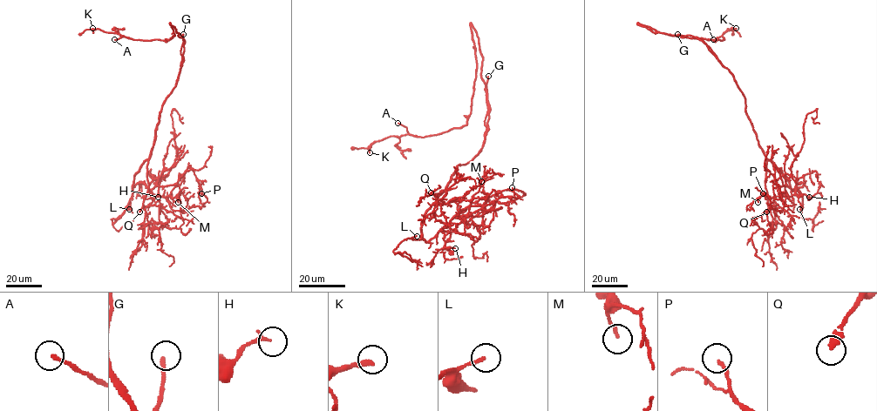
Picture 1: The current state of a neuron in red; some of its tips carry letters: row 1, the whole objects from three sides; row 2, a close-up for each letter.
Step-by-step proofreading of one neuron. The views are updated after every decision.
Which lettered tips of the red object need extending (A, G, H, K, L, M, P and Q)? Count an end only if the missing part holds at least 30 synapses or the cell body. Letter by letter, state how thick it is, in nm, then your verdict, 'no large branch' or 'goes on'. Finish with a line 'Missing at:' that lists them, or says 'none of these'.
A: calibre 150 nm; goes on
G: calibre 170 nm; goes on
H: calibre 180 nm; no large branch
K: calibre 240 nm; goes on
L: calibre 170 nm; no large branch
M: calibre 150 nm; no large branch
P: calibre 180 nm; no large branch
Q: calibre 360 nm; goes on
Missing at: A, G, K, Q

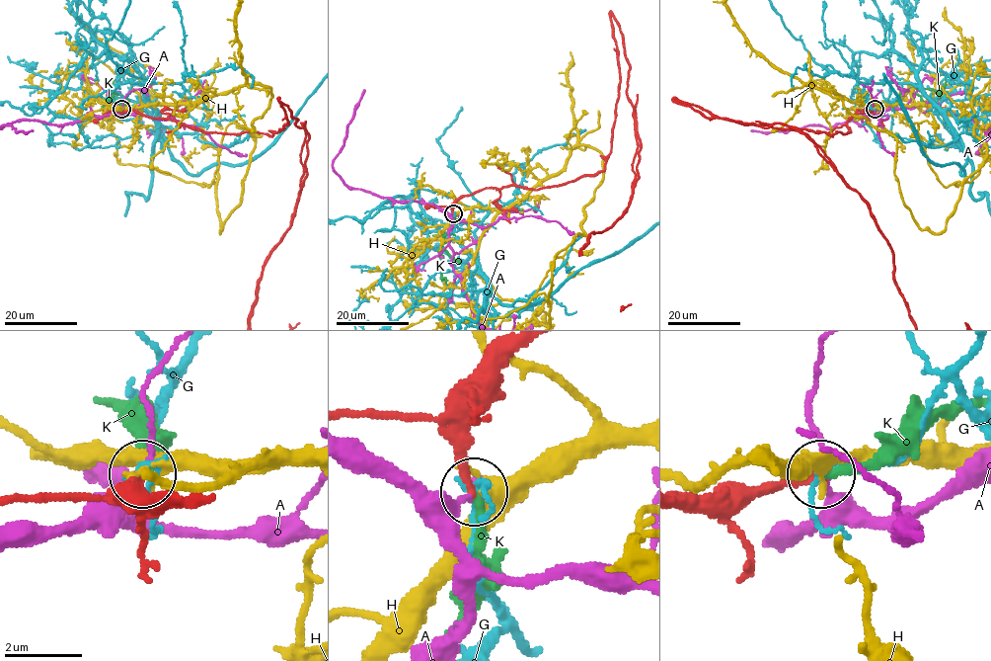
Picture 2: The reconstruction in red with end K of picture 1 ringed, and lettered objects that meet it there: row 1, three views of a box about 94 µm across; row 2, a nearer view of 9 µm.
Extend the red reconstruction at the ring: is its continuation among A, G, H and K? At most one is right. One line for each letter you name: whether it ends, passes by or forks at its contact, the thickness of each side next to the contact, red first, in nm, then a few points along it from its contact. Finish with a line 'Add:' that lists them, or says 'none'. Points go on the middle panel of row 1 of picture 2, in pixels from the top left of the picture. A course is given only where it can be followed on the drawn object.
K: it ends there; 240 nm thick on the red side, 200 nm on the other; it runs (453, 213), (454, 221), (438, 251), (440, 272), (446, 285)
Add: K

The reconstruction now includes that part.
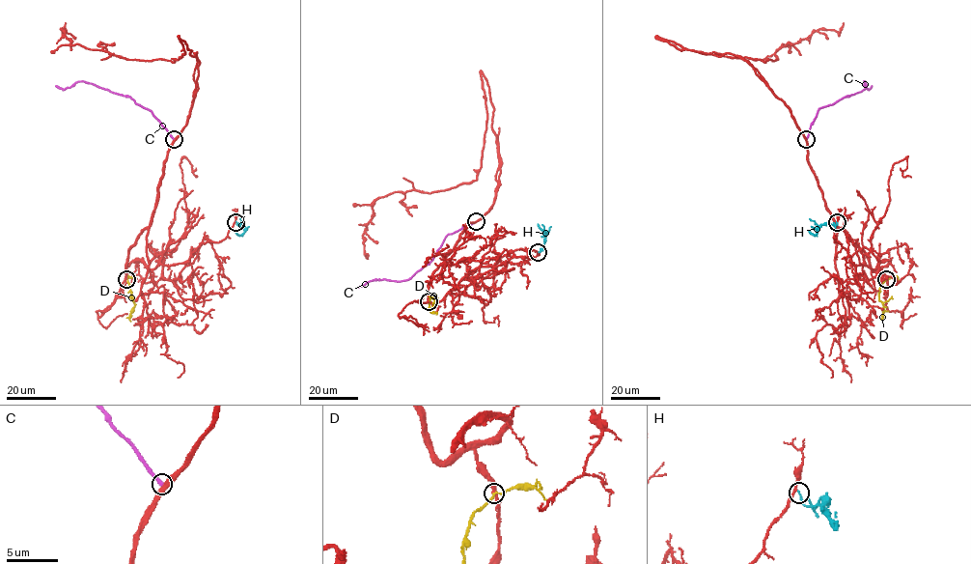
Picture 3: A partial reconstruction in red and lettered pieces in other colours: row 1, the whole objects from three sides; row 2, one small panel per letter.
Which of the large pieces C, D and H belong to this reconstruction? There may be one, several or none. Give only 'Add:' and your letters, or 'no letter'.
Add: D

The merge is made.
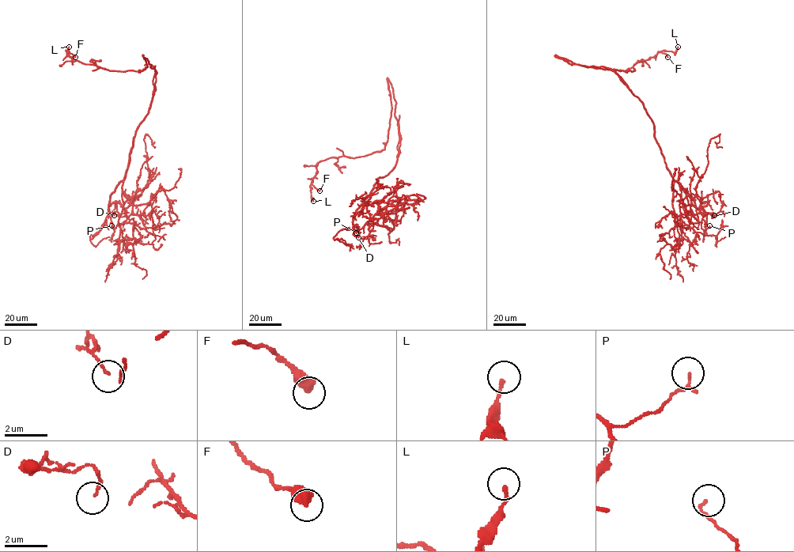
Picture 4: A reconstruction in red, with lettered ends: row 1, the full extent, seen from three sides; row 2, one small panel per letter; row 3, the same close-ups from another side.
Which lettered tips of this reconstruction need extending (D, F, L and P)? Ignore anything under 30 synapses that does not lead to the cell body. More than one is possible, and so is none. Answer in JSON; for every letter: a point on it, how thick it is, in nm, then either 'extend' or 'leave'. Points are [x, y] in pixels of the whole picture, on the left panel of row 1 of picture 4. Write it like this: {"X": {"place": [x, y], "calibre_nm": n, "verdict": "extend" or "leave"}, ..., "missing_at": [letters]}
{"D": {"place": [114, 215], "calibre_nm": 100, "verdict": "leave"}, "F": {"place": [75, 57], "calibre_nm": 440, "verdict": "leave"}, "L": {"place": [69, 47], "calibre_nm": 150, "verdict": "leave"}, "P": {"place": [111, 225], "calibre_nm": 90, "verdict": "leave"}, "missing_at": []}

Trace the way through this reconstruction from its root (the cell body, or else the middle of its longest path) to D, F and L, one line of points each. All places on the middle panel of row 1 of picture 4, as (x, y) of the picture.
D: (396, 161), (386, 175), (378, 178), (370, 194), (356, 210), (353, 228), (353, 234), (358, 237)
F: (396, 161), (401, 136), (387, 78), (391, 112), (384, 149), (320, 161), (311, 183), (319, 190)
L: (396, 161), (401, 136), (387, 78), (391, 112), (384, 149), (320, 161), (310, 186), (313, 201)

